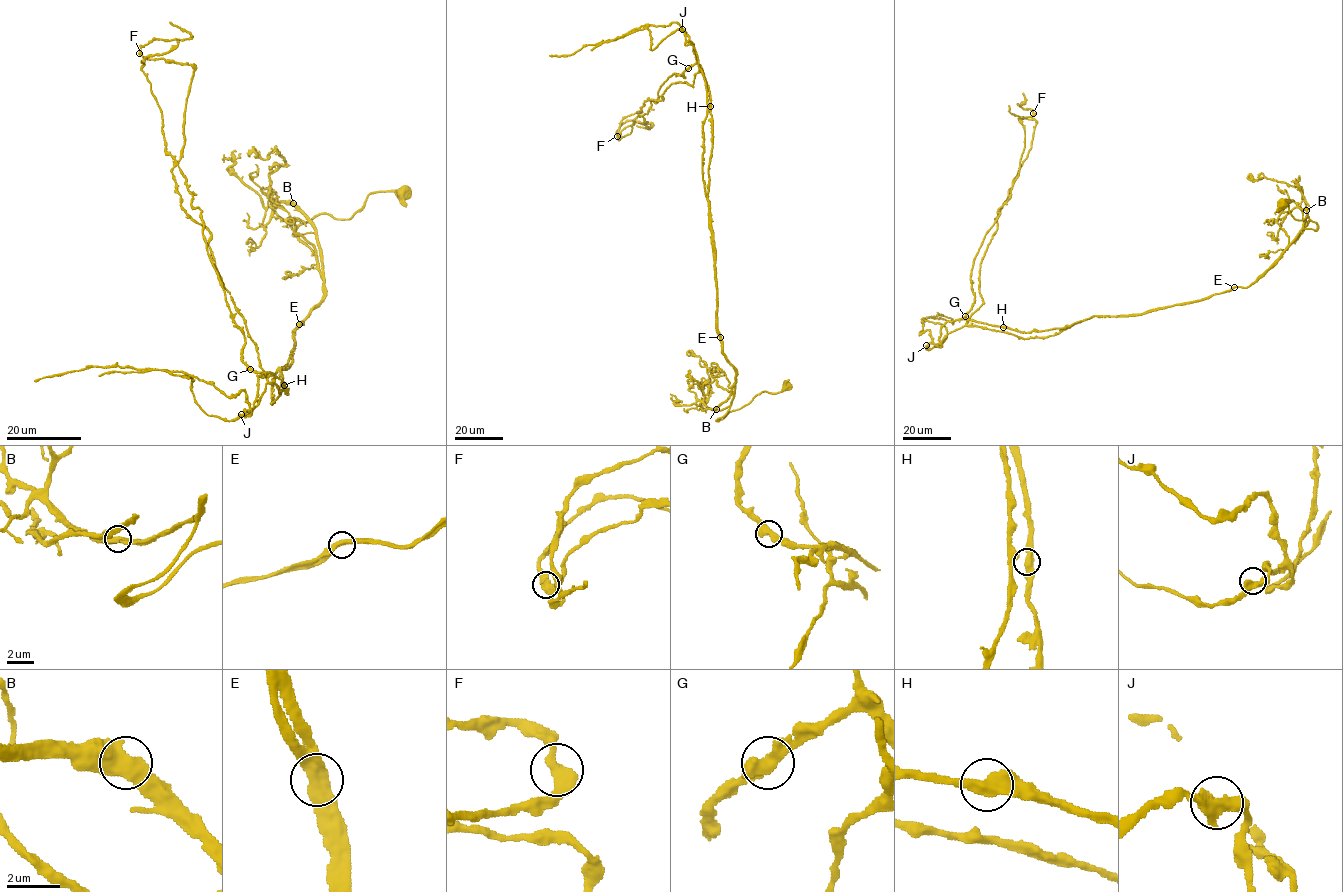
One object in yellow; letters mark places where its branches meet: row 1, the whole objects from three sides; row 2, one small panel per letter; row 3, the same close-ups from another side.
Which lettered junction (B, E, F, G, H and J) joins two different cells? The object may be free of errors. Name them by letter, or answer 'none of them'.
E

